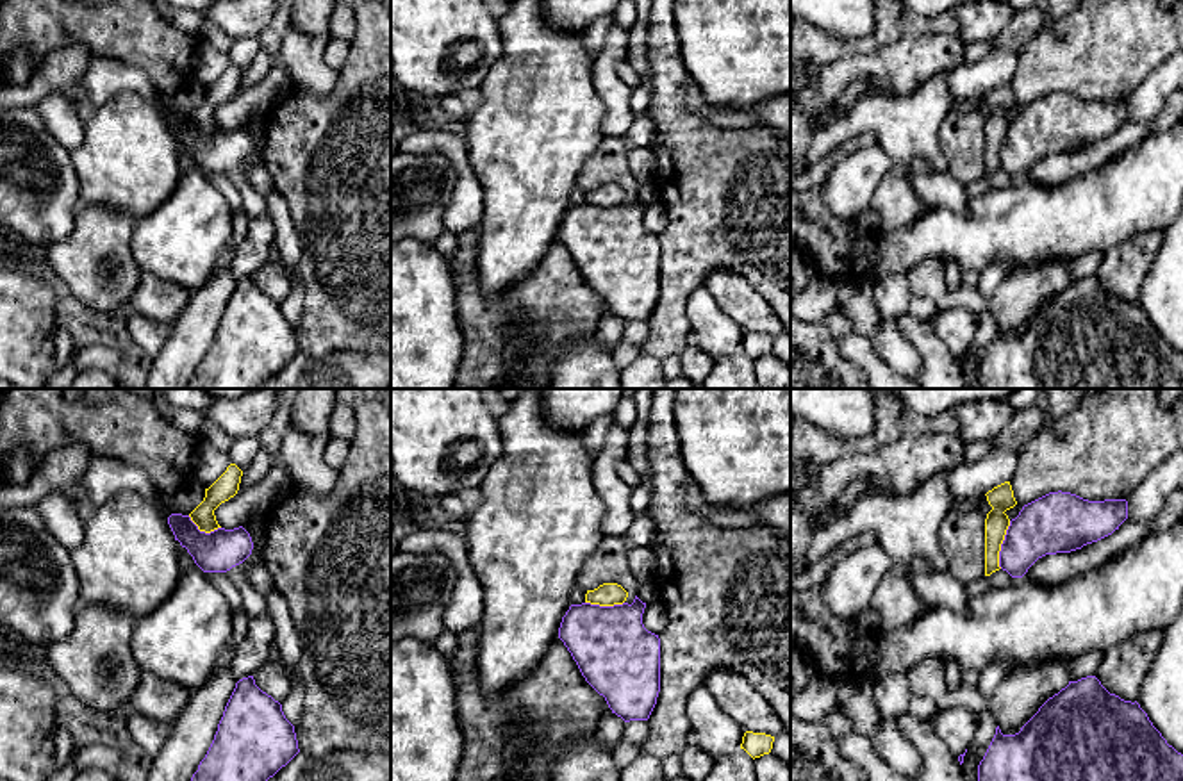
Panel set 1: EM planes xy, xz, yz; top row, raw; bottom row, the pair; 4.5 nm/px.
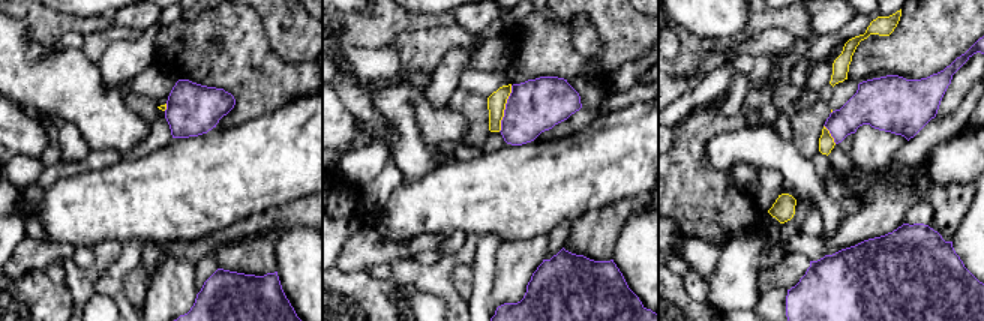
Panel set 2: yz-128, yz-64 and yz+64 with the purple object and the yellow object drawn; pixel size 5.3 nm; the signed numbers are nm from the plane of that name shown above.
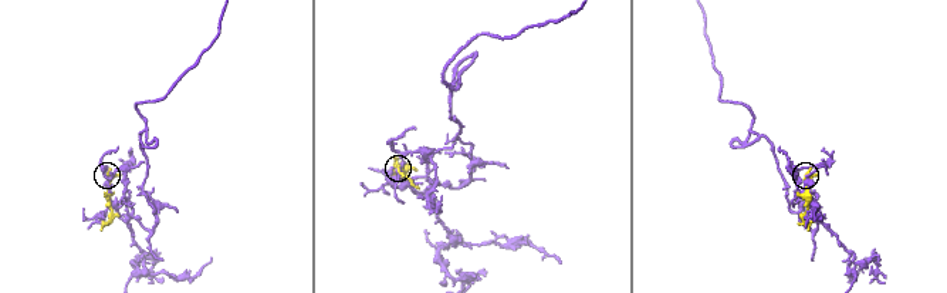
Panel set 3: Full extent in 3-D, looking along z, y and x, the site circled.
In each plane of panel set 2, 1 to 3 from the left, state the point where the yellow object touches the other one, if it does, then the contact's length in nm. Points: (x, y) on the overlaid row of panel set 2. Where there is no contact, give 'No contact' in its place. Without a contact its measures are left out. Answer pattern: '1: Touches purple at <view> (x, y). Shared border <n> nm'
1: Touches purple at yz-128 (167, 107). Shared border 40 nm
2: Touches purple at yz-64 (506, 108). Shared border 260 nm
3: Touches purple at yz+64 (830, 132). Shared border 120 nm

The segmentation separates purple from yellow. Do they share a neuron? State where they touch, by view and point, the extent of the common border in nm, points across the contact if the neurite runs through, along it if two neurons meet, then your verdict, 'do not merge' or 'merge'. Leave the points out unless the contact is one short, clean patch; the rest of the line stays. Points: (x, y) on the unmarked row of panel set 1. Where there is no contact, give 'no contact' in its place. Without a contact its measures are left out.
yz (1001, 145) | 220 nm | do not merge

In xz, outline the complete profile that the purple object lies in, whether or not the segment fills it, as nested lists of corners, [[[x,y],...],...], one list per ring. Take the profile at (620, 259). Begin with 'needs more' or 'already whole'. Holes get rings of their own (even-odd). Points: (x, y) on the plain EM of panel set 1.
already whole | [[[646,203],[571,205],[558,239],[585,282],[625,323],[648,321],[660,292],[660,239],[642,225]]]

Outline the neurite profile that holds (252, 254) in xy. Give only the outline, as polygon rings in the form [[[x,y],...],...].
[[[269,216],[248,218],[248,232],[243,244],[236,250],[230,271],[236,282],[253,276],[268,259],[275,237]]]

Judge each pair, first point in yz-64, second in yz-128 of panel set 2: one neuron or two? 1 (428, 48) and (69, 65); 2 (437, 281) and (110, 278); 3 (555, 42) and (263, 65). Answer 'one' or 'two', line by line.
1: two
2: one
3: two

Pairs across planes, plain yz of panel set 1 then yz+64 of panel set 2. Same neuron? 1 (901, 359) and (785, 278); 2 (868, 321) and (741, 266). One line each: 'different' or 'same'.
1: different
2: different

